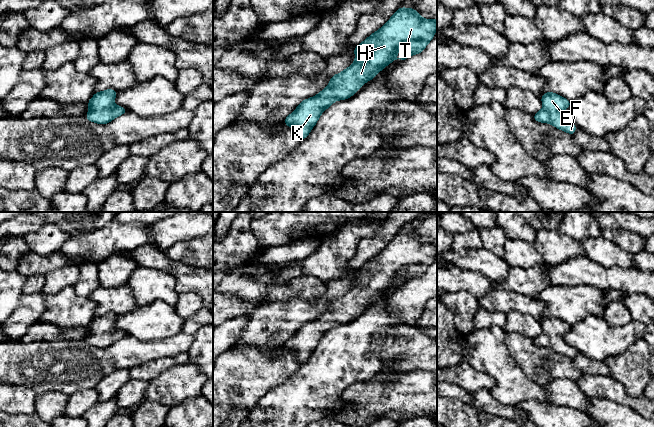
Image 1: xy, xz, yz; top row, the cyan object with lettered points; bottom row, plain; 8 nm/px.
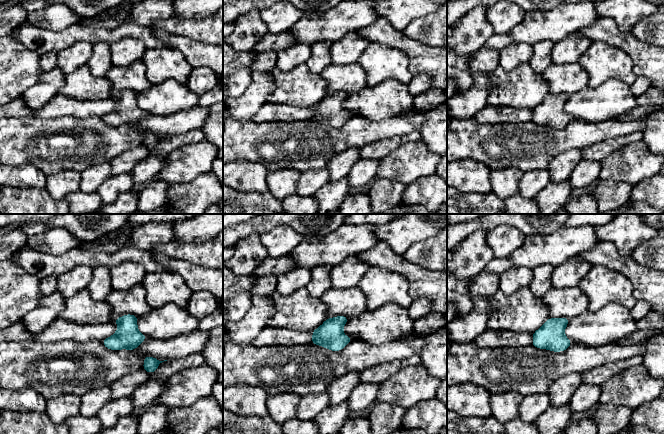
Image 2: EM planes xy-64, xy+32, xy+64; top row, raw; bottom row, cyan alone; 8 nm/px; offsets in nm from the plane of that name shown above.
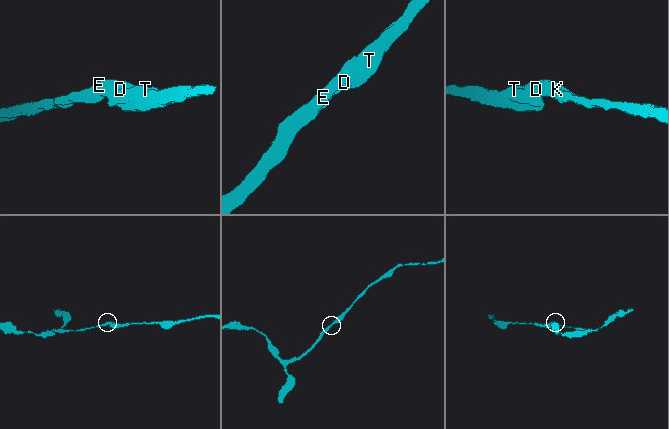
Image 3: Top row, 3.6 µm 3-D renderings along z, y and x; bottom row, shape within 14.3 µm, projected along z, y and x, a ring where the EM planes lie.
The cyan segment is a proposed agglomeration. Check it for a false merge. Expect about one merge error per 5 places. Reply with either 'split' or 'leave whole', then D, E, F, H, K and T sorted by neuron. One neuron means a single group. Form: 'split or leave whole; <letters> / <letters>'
leave whole; D E F H K T

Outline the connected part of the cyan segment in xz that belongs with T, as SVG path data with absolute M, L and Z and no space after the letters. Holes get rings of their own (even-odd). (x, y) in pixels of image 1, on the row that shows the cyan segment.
M400 7L392 17L376 32L361 42L353 50L355 52L354 63L339 74L335 74L329 81L329 85L316 96L304 99L298 107L284 119L286 126L298 131L299 141L305 139L311 129L317 123L320 115L337 100L345 100L353 96L360 87L372 80L382 69L392 61L405 60L412 55L421 53L433 39L437 31L437 19L424 19L412 8ZM403 47L407 47L407 53L401 58L396 54Z

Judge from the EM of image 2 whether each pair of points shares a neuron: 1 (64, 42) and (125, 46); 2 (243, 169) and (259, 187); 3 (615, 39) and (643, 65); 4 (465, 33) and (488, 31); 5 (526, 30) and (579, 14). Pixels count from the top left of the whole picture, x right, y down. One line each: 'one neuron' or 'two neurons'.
1: two neurons
2: one neuron
3: one neuron
4: one neuron
5: one neuron

